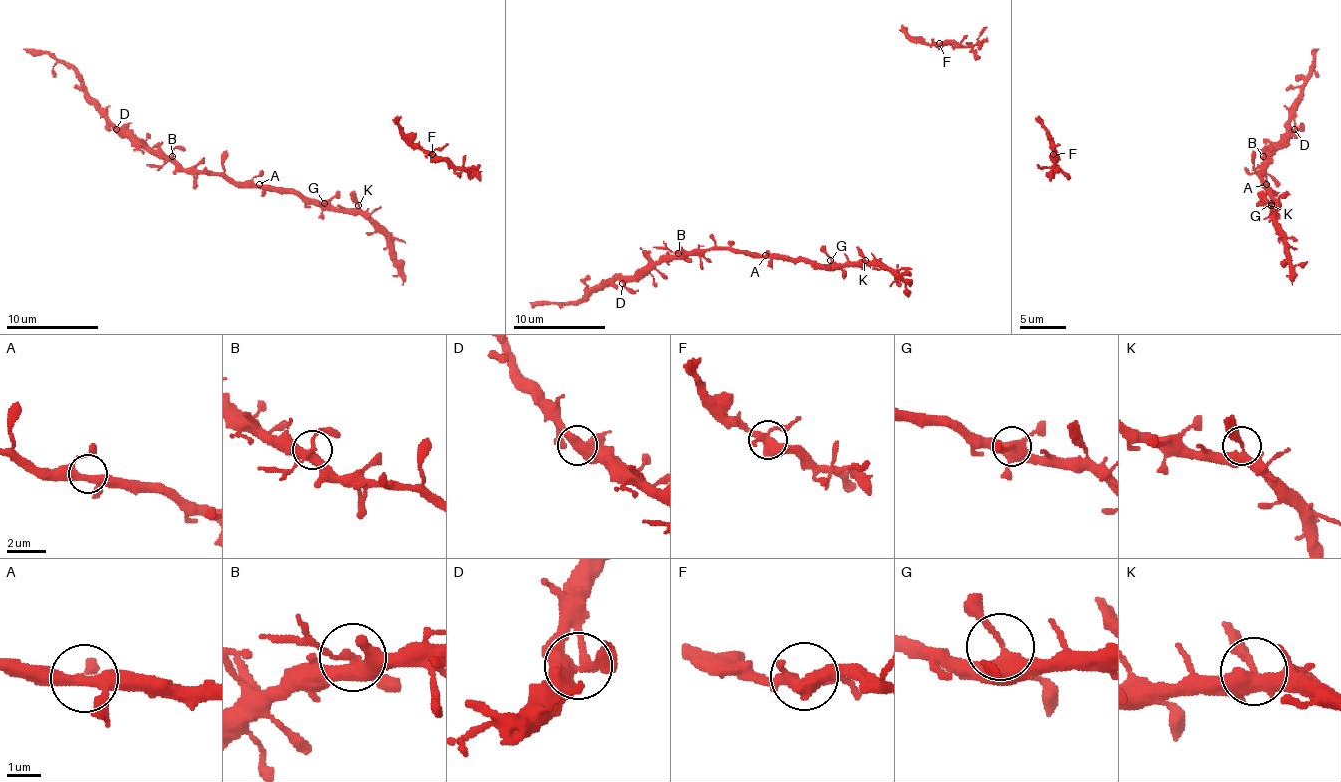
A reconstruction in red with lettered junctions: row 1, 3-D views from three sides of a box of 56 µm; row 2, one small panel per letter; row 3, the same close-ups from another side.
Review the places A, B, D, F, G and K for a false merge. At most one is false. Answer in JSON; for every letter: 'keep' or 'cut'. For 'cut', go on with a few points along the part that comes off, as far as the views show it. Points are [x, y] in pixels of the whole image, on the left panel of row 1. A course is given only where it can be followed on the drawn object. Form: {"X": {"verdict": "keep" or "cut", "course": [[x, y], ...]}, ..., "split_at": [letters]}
{"A": {"verdict": "keep"}, "B": {"verdict": "cut", "course": [[171, 157], [160, 166], [146, 164]]}, "D": {"verdict": "keep"}, "F": {"verdict": "keep"}, "G": {"verdict": "keep"}, "K": {"verdict": "keep"}, "split_at": ["B"]}

